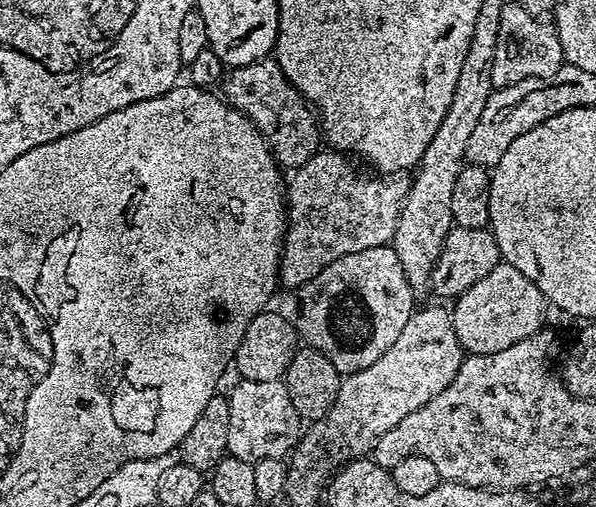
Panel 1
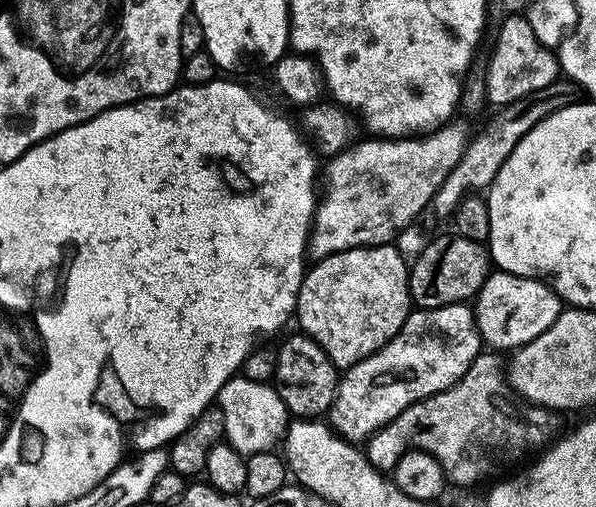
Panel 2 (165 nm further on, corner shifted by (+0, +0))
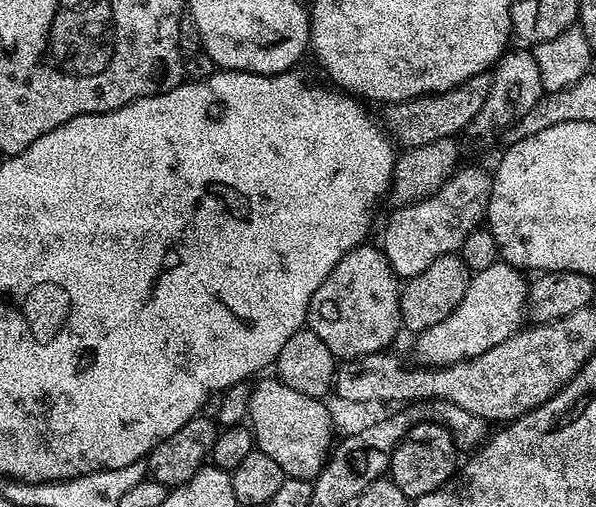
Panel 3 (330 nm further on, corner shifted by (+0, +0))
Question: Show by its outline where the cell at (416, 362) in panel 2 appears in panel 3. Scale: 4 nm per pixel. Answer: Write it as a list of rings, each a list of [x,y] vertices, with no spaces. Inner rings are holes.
[[[497,262],[494,266],[486,266],[486,270],[475,273],[468,281],[468,289],[458,302],[458,306],[438,326],[430,326],[426,331],[419,333],[416,340],[416,356],[421,365],[433,368],[442,368],[449,364],[457,364],[463,360],[474,358],[478,354],[486,354],[498,342],[506,342],[521,327],[526,316],[526,299],[528,296],[529,281],[524,280],[525,273],[510,264]]]

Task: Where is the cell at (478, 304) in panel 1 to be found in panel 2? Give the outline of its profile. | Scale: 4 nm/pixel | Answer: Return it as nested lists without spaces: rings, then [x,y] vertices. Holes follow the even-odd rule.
[[[496,270],[484,279],[484,285],[476,293],[474,311],[481,341],[489,349],[515,350],[529,344],[534,338],[538,338],[538,334],[554,326],[562,311],[562,301],[541,280],[531,280]]]

